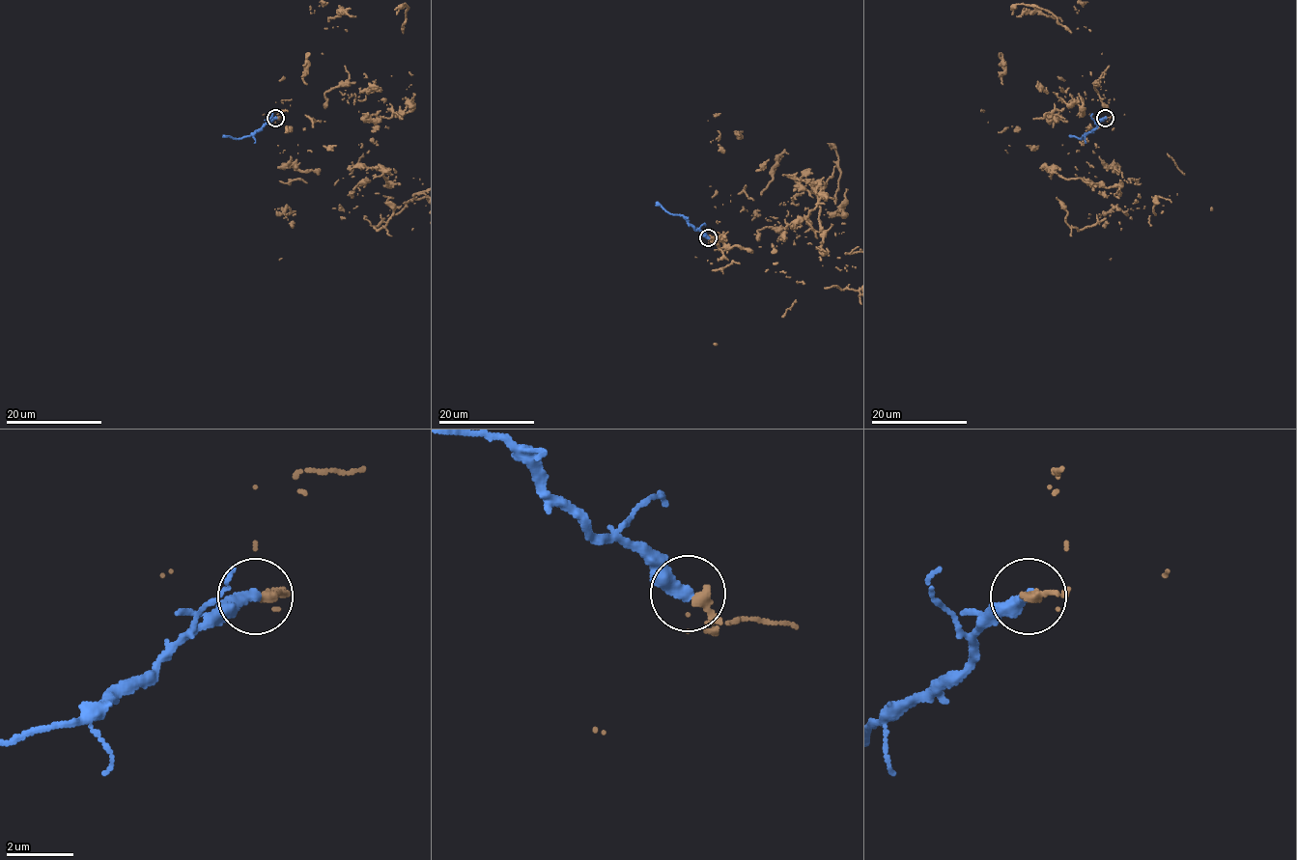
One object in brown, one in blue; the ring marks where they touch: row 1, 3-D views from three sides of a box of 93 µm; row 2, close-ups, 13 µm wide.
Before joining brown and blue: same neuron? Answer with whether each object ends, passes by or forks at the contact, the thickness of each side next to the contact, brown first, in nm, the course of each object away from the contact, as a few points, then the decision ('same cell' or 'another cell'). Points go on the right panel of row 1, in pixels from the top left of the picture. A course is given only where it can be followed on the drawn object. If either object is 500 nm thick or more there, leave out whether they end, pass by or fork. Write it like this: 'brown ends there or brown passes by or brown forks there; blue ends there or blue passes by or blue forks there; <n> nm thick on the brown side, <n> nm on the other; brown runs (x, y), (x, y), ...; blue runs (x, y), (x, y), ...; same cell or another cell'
brown passes by; blue ends there; 200 nm thick on the brown side, 400 nm on the other; brown runs (1105, 117), (1085, 91), (1099, 126), (1077, 176), (1136, 184), (1100, 217), (1111, 258); blue runs (1105, 117), (1080, 139), (1069, 135); another cell

